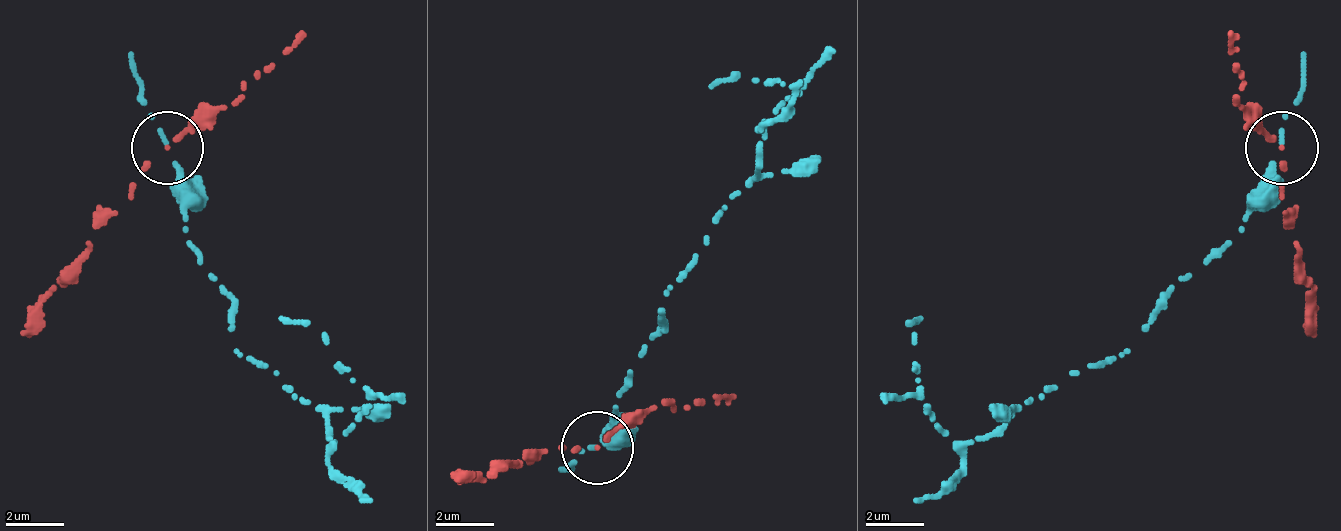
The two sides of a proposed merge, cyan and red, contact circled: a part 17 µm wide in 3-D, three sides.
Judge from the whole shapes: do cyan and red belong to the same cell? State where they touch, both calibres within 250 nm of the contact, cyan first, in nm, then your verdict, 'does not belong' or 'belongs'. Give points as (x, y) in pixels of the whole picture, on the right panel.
(1281, 147) | 120/180 nm | does not belong

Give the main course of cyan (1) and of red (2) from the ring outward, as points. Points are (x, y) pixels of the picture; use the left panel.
1: (169, 146), (198, 262), (234, 306), (234, 349), (278, 371), (336, 444), (365, 386), (322, 335), (278, 320)
2: (169, 146), (103, 218), (23, 335)

